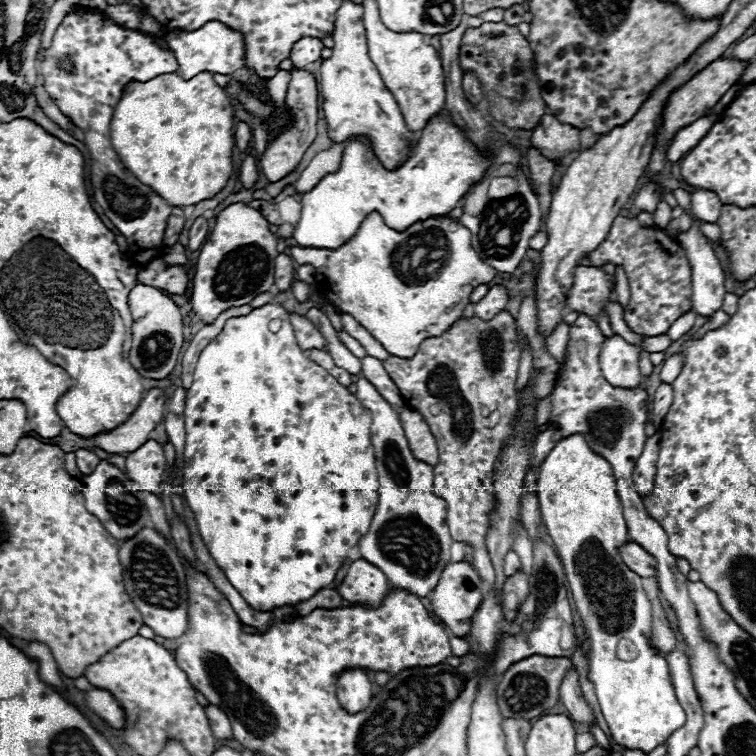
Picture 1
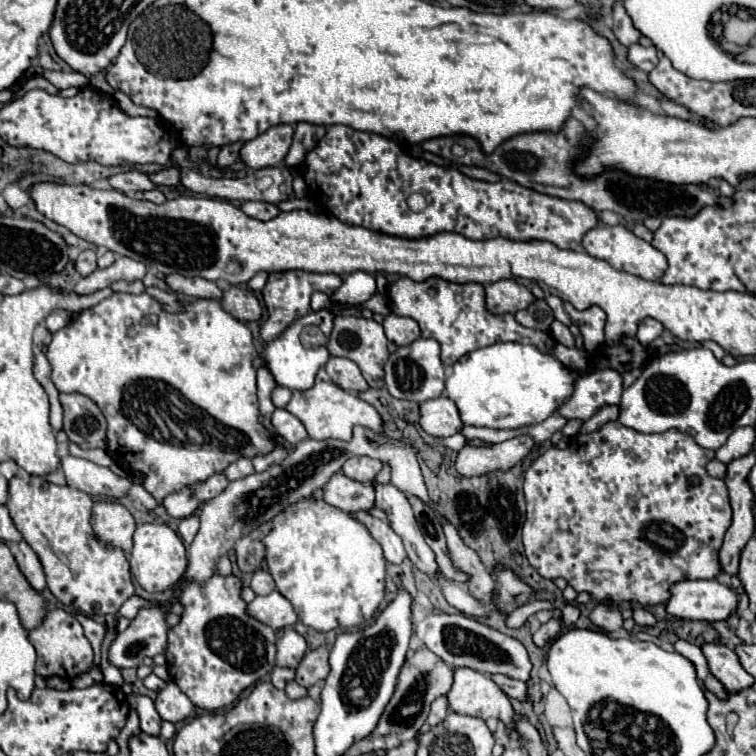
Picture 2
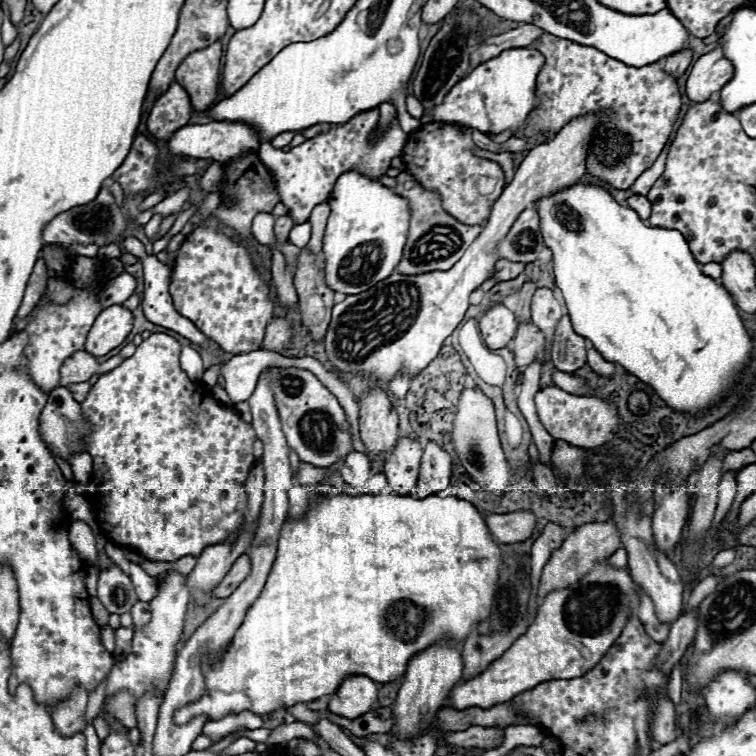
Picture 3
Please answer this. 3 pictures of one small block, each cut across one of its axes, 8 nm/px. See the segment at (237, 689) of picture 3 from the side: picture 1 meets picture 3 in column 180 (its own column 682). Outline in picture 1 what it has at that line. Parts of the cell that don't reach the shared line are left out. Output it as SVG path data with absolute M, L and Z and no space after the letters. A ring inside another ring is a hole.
M582 434L562 438L552 448L552 452L546 456L546 460L542 462L538 470L536 494L538 494L542 522L564 564L564 572L566 572L570 592L574 596L576 612L580 614L580 620L590 640L588 680L596 688L600 710L610 728L610 738L612 742L620 746L626 746L630 750L642 750L648 754L656 746L664 744L666 738L684 724L686 714L674 694L674 686L668 672L668 662L652 646L652 640L650 640L652 638L652 610L650 610L650 600L646 598L646 592L642 588L642 578L636 572L632 572L620 556L620 546L626 544L630 538L628 538L628 528L622 516L622 504L614 490L612 466L602 456L590 450Z

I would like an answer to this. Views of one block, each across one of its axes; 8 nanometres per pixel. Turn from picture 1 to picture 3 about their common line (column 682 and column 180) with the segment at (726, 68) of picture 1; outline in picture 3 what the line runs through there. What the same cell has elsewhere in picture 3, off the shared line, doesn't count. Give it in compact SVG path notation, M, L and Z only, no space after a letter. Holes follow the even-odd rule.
M172 82L166 94L156 100L148 116L148 130L156 140L170 140L170 136L188 124L192 116L192 104L186 90Z

